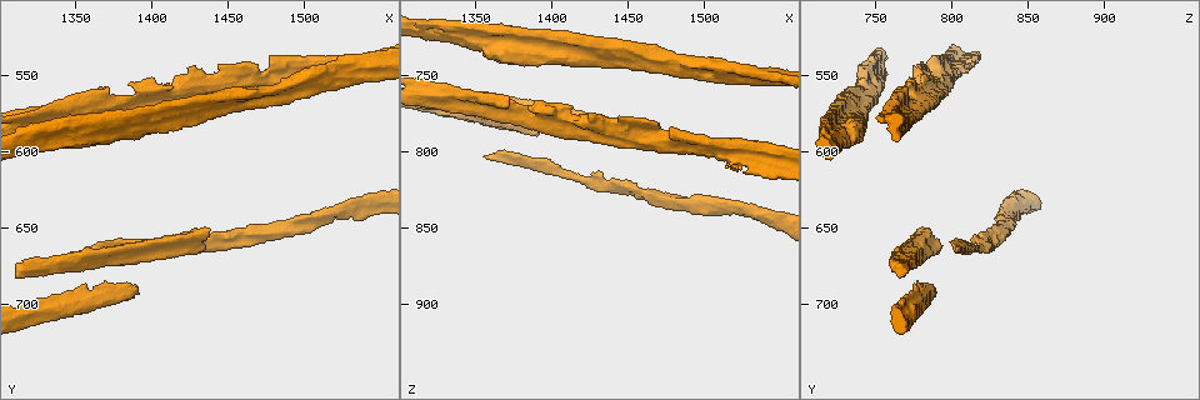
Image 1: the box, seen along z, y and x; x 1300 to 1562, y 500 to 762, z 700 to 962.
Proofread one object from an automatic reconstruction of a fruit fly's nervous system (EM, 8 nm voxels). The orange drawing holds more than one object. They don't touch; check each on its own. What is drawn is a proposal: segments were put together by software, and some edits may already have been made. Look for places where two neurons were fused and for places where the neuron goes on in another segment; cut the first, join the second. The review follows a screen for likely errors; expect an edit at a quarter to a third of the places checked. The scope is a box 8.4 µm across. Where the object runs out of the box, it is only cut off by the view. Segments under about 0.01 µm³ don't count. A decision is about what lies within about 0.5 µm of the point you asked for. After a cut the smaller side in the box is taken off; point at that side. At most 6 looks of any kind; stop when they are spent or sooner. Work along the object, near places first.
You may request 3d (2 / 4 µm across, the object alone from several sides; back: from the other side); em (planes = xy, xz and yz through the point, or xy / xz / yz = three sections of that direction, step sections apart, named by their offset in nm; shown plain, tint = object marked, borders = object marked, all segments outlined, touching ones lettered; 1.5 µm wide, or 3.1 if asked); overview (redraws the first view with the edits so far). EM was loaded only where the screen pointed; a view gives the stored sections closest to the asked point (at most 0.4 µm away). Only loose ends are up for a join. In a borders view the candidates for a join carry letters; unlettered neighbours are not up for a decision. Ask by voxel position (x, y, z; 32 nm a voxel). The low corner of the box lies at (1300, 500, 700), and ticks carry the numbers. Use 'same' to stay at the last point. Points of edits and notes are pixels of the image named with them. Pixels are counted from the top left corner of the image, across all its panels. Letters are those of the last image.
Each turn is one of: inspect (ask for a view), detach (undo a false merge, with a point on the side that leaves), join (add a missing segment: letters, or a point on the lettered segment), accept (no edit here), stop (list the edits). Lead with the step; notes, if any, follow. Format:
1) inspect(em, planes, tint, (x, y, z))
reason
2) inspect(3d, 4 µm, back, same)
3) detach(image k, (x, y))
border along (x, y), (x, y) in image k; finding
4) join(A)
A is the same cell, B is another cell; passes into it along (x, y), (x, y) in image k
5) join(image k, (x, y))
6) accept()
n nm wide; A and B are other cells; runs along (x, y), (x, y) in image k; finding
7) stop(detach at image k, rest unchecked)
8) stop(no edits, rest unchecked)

inspect(em, xy, step 8, borders, (1390, 694, 788))

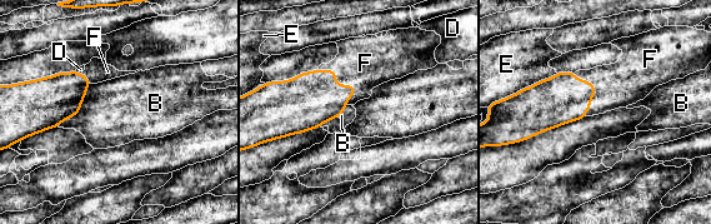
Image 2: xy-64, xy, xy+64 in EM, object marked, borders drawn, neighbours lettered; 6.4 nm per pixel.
inspect(em, planes, borders, same)

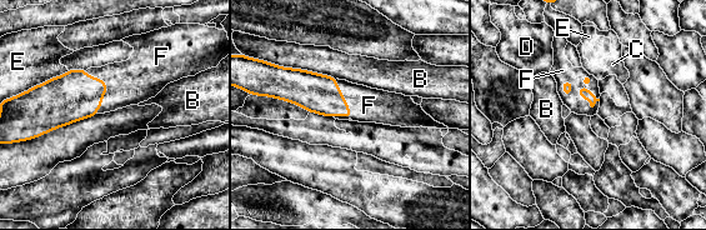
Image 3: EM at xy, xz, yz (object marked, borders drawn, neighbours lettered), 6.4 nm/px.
join(image 3, (562, 70))
B touches over 380 nm; F is the same cell, B, C, D and E are other cells; it goes on there

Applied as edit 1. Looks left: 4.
inspect(overview)
see it whole again

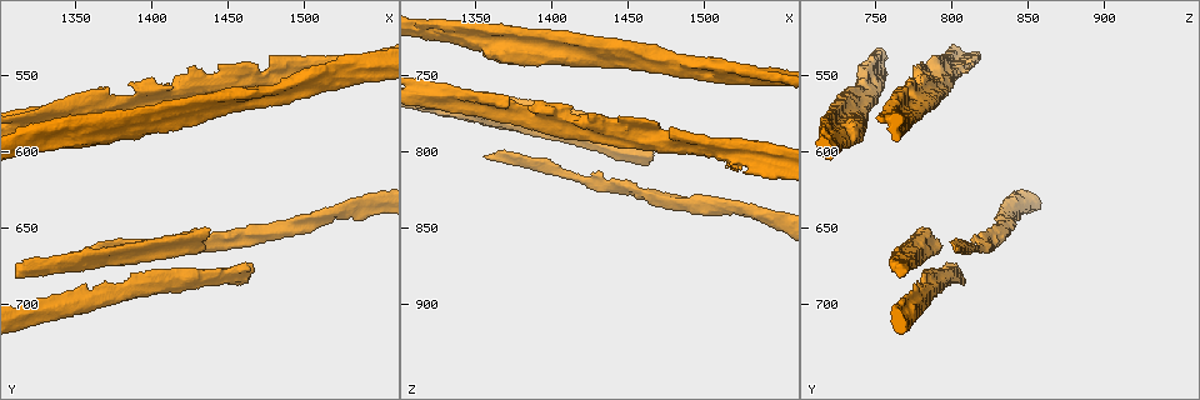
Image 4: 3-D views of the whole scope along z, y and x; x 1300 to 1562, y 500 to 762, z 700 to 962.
inspect(em, xz, step 4, borders, (1436, 648, 778))
an open end

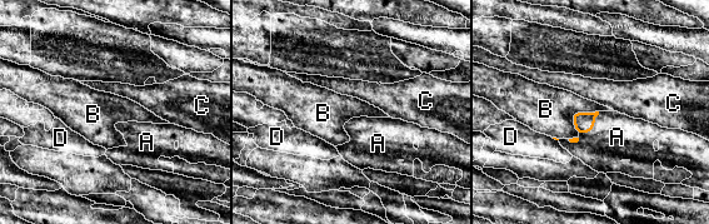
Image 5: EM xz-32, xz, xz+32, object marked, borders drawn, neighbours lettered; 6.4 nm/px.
inspect(em, planes, borders, same)
another direction

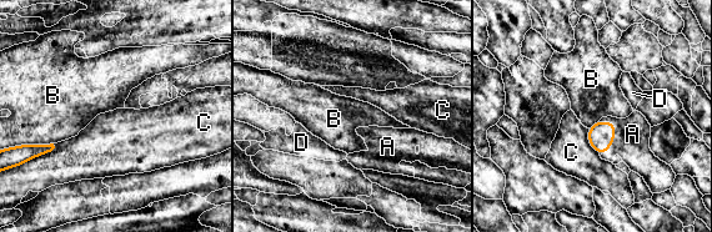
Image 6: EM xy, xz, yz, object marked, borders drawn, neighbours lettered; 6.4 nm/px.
join(image 6, (632, 134))
A is the same cell, B, C and D are other cells; passes into it along (601, 135), (613, 140), (632, 134) in image 6; it goes on there

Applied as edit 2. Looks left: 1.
stop(join at image 3, join at image 6, rest unchecked)

